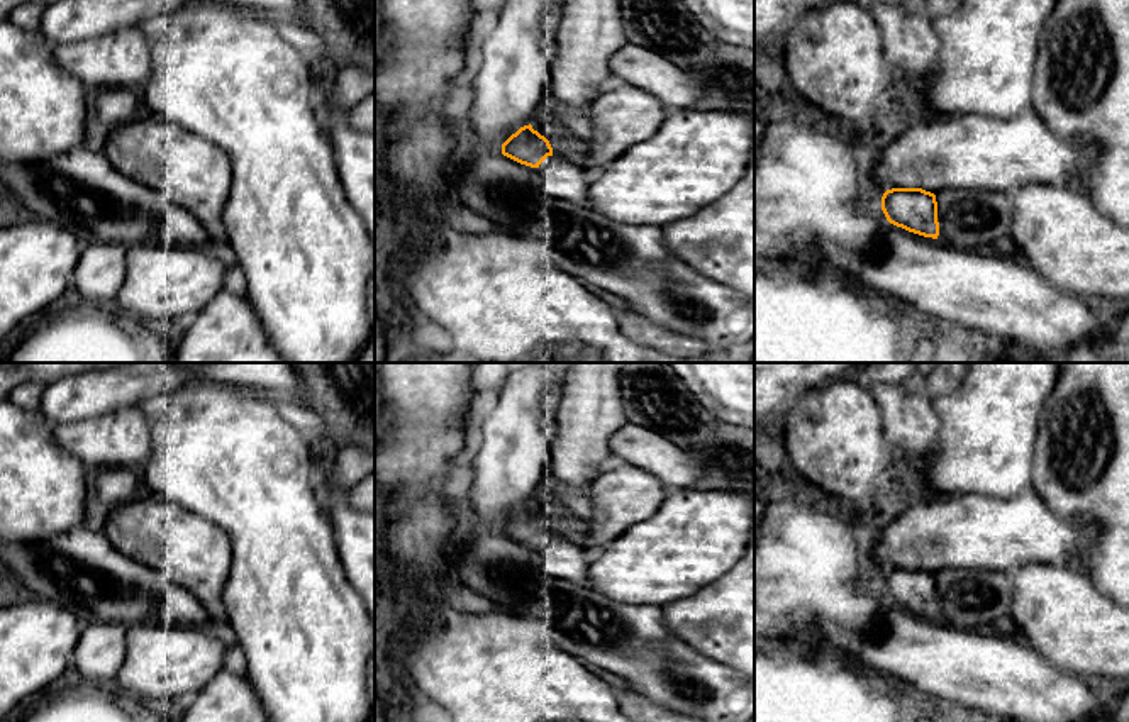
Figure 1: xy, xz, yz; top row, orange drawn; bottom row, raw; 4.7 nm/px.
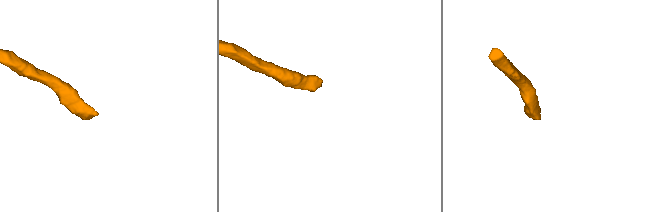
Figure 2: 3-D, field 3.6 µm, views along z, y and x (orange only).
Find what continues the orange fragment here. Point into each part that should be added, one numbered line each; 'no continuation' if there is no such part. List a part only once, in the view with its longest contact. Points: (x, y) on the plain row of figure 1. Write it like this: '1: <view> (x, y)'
1: xz (561, 558)

